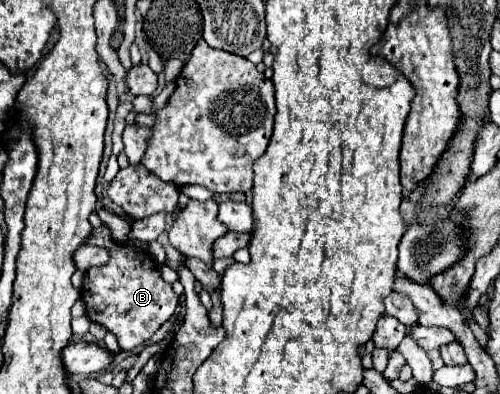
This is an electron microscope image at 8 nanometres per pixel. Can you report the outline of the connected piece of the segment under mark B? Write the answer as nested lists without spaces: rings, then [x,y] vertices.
[[[107,227],[91,229],[87,245],[99,245],[109,249],[109,261],[103,267],[93,267],[85,273],[81,297],[85,303],[87,317],[111,331],[123,351],[143,345],[167,319],[173,317],[179,297],[172,286],[165,283],[161,273],[147,251],[139,251],[131,245],[121,245],[111,237]]]

